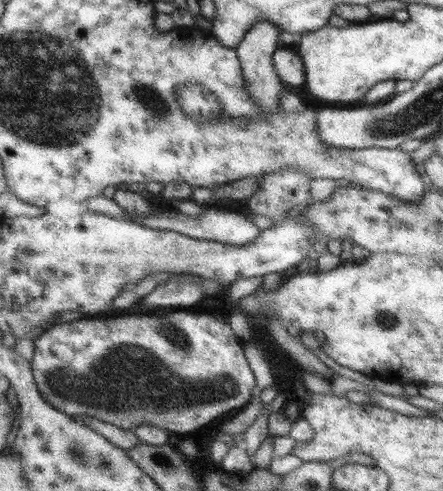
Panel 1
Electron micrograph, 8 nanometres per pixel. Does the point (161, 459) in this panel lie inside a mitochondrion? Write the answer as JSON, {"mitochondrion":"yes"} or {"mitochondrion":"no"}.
{"mitochondrion":"yes"}

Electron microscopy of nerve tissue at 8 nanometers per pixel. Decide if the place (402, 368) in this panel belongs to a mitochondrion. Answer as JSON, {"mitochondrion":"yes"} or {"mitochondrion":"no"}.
{"mitochondrion":"no"}

